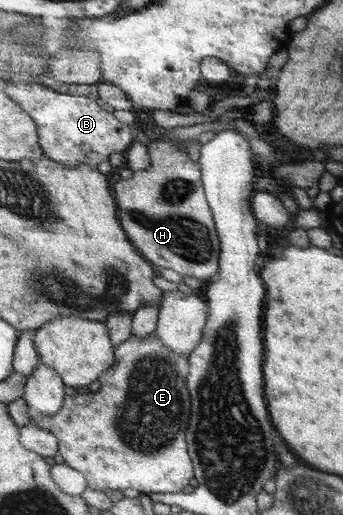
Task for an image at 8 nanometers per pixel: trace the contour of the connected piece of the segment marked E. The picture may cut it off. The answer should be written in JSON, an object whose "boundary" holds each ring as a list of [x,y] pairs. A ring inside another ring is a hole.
{"boundary":[[[154,332],[126,339],[115,346],[114,353],[115,363],[99,379],[101,389],[96,394],[67,396],[56,416],[40,416],[36,410],[31,410],[32,424],[52,432],[60,440],[63,462],[81,472],[94,490],[133,488],[146,495],[151,492],[180,492],[188,486],[193,467],[184,442],[188,408],[191,408],[190,392],[186,386],[190,365],[184,356],[166,348]],[[126,388],[134,390],[134,406],[126,406]]]}

